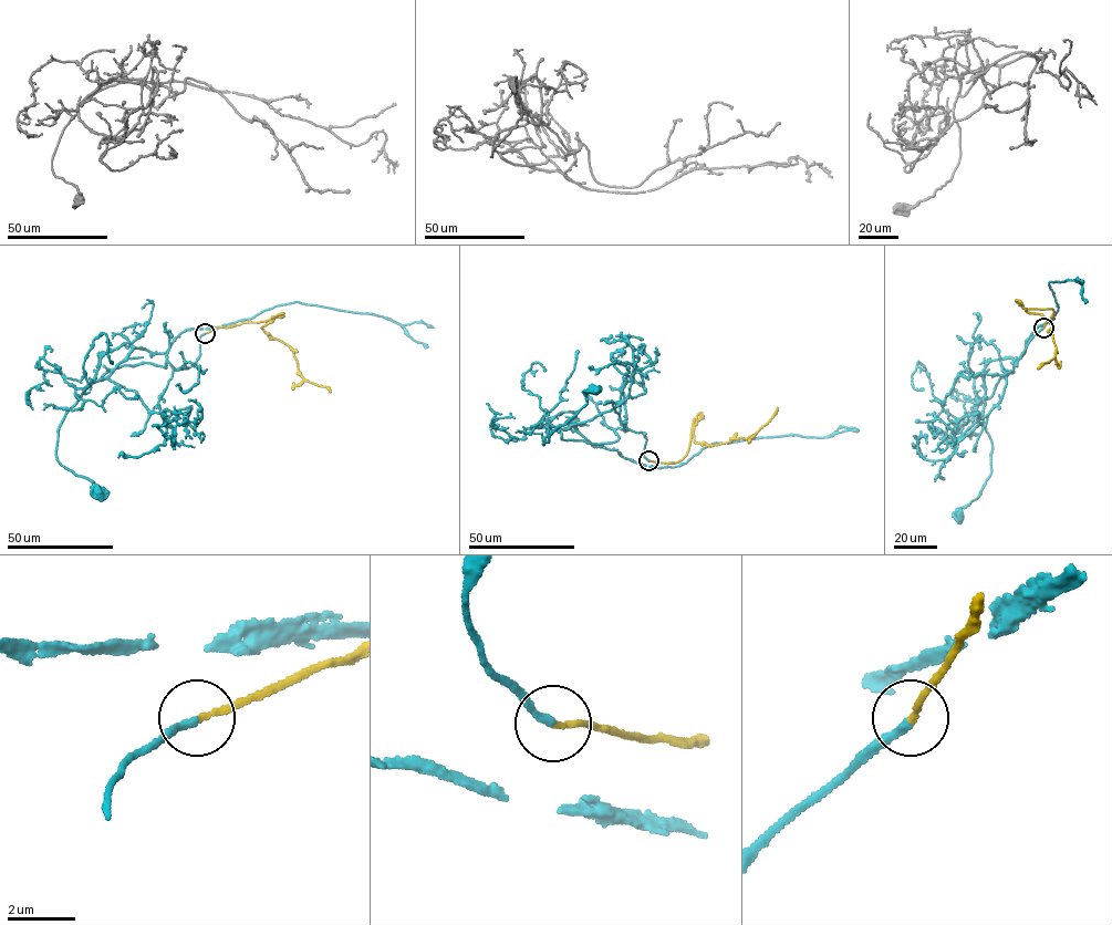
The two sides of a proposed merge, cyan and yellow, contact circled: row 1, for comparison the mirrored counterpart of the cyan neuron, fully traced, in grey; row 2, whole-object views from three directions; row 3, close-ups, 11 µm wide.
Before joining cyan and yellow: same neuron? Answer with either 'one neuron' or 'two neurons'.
one neuron

